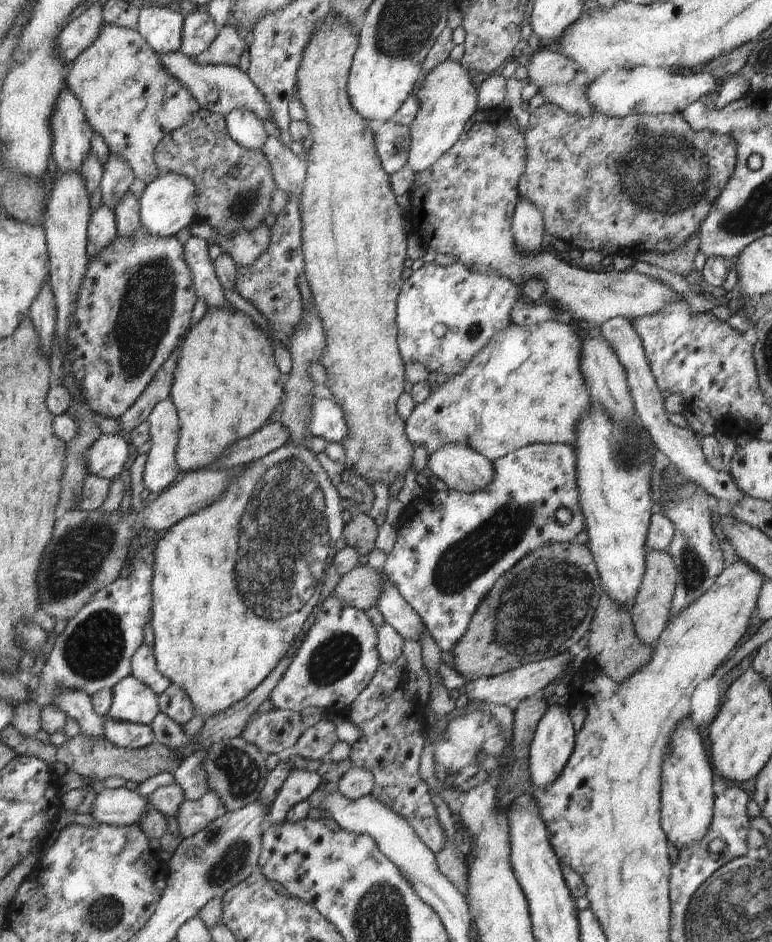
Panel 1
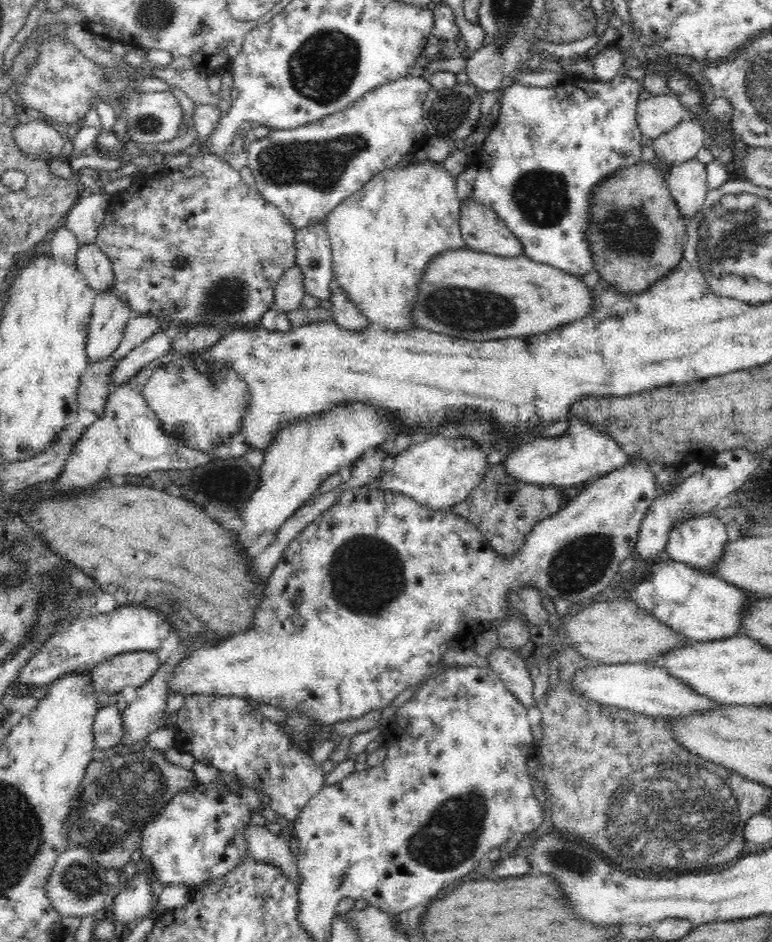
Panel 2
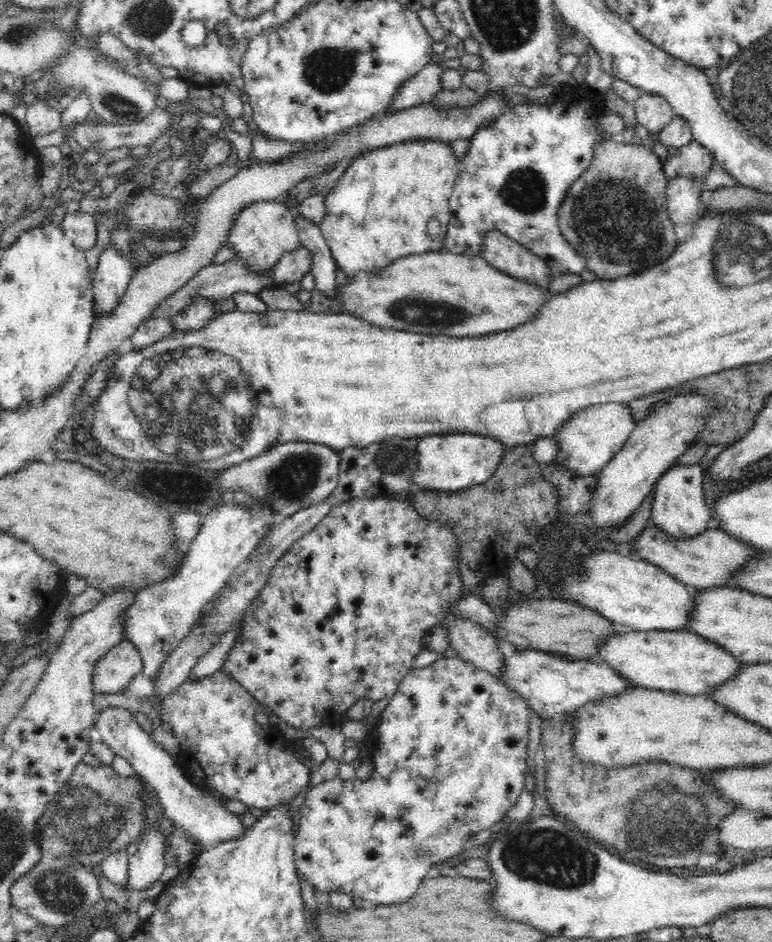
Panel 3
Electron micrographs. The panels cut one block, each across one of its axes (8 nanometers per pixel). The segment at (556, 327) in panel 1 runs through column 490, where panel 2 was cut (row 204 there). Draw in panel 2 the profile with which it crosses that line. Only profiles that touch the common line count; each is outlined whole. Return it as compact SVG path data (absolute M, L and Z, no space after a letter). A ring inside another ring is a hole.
M406 162L402 167L392 167L391 169L377 172L358 192L347 196L328 213L324 225L329 234L332 249L334 280L343 291L346 291L349 300L353 302L357 310L360 310L360 313L364 314L370 320L371 324L386 330L412 330L410 326L414 326L414 324L410 320L408 308L416 301L414 300L416 298L416 290L419 287L421 276L424 276L424 269L427 267L428 261L434 259L441 252L466 248L460 228L460 204L461 202L455 191L454 177L444 167L443 162Z

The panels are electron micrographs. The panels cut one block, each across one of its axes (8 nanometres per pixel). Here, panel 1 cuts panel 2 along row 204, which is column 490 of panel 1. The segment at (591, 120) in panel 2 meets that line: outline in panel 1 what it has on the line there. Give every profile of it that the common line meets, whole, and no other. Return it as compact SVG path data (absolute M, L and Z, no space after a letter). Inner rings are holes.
M536 443L528 445L514 452L508 453L502 458L496 459L493 462L495 475L488 489L484 489L475 493L466 494L452 489L437 490L430 492L430 500L418 500L418 497L410 501L410 504L402 507L400 518L394 526L397 532L397 539L387 556L382 570L389 578L389 581L396 586L397 590L403 596L404 600L419 614L423 620L425 630L430 633L430 636L436 641L436 644L441 650L452 650L452 647L462 638L468 628L471 616L477 611L478 605L486 598L487 592L494 586L499 576L508 572L510 568L516 564L526 553L542 548L550 543L576 543L576 536L585 529L584 517L579 507L577 480L576 480L576 459L574 446L571 444L546 444ZM559 508L568 508L572 514L572 519L569 524L560 525L556 521L555 512Z

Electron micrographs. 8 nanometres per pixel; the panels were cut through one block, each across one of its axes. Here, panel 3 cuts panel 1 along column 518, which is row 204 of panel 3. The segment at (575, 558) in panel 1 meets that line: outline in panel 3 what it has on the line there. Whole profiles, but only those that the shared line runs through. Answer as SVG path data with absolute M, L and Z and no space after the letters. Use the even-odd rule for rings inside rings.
M602 137L595 144L591 165L565 192L558 215L560 230L564 238L573 245L587 263L585 266L598 278L614 280L616 276L641 273L650 267L664 262L677 247L675 224L667 211L668 179L662 170L661 158L650 148L636 142L624 143L621 139Z

